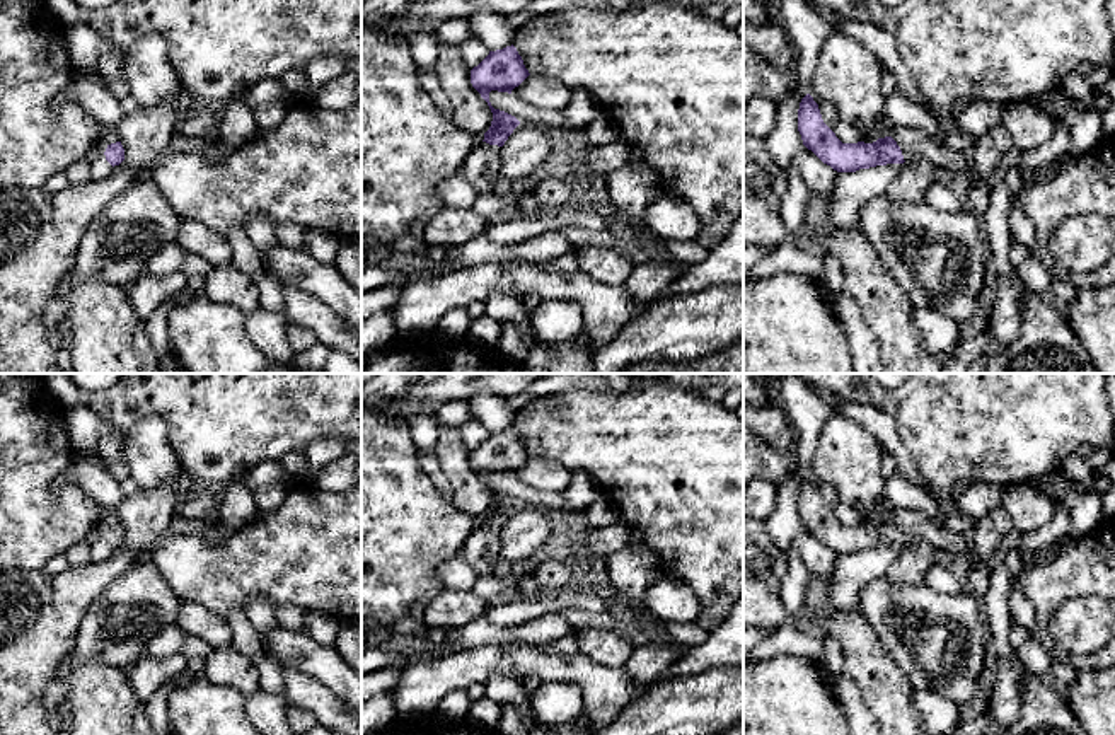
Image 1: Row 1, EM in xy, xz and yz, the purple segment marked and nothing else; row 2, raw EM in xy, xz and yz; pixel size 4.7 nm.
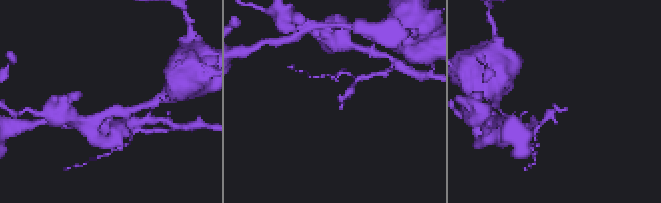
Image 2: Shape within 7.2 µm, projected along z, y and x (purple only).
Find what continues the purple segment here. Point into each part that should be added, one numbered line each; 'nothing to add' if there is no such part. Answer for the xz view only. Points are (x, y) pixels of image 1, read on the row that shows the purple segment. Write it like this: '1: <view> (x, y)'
1: xz (481, 167)

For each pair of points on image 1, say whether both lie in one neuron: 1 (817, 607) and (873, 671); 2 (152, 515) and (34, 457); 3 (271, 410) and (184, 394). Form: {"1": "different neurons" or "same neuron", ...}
{"1": "same neuron", "2": "different neurons", "3": "same neuron"}

